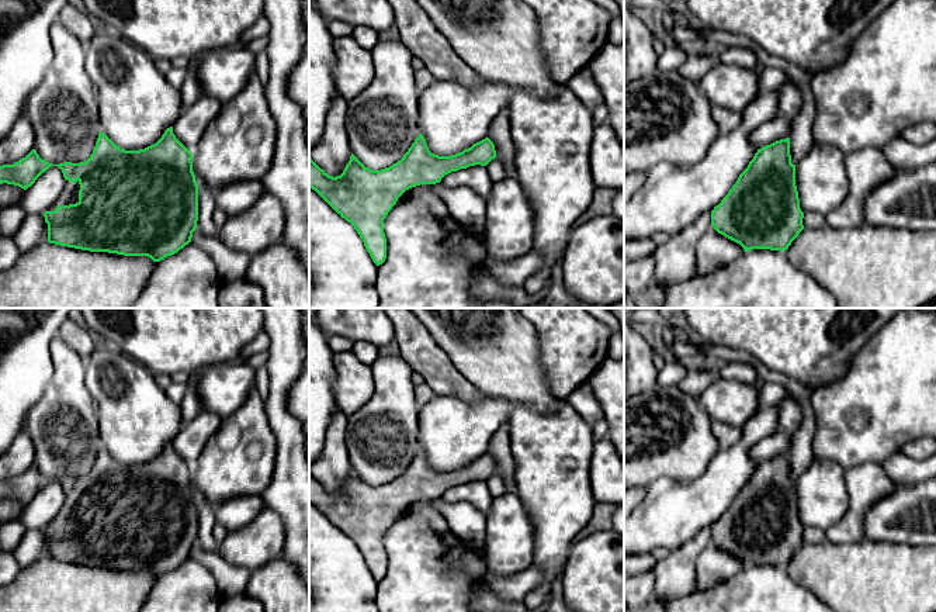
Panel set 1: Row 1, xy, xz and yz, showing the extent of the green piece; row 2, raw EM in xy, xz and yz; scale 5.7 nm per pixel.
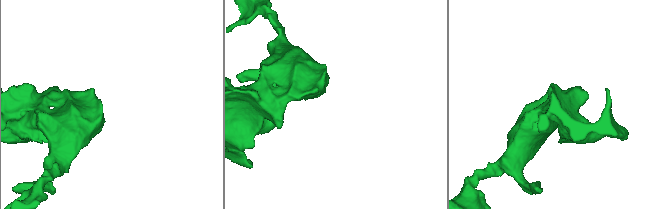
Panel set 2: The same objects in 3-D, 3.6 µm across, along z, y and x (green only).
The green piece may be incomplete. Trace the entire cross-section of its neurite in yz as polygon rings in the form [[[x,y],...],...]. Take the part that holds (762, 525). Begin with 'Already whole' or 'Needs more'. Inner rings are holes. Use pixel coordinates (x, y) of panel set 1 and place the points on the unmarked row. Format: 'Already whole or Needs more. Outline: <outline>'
Already whole. Outline: [[[790,453],[766,460],[755,468],[736,498],[711,526],[713,543],[739,559],[745,567],[752,564],[787,566],[804,544],[804,528],[795,501],[795,480],[791,478]]]

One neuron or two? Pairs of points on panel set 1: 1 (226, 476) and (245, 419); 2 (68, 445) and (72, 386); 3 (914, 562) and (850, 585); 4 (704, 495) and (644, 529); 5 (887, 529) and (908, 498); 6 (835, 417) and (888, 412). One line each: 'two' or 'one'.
1: one
2: one
3: one
4: one
5: one
6: one

